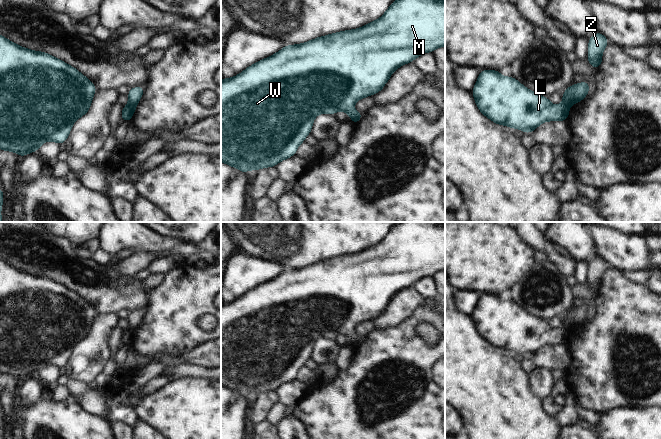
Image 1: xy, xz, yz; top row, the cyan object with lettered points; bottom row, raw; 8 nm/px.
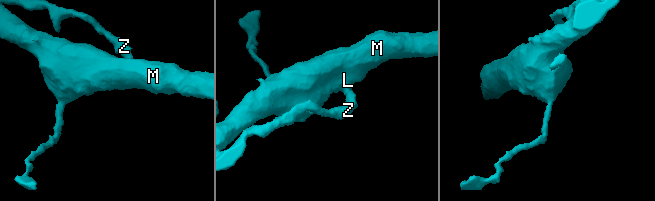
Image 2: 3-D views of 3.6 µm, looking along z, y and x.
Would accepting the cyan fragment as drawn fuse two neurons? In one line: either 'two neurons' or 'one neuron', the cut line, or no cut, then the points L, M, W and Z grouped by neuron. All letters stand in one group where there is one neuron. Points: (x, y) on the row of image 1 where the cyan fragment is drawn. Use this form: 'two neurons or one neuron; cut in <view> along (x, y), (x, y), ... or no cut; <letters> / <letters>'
two neurons; cut in xy along (128, 104), (136, 105); L M W / Z

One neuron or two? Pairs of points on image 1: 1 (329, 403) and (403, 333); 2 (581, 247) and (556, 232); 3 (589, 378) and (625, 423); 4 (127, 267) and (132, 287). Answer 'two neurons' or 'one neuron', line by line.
1: one neuron
2: one neuron
3: two neurons
4: two neurons

